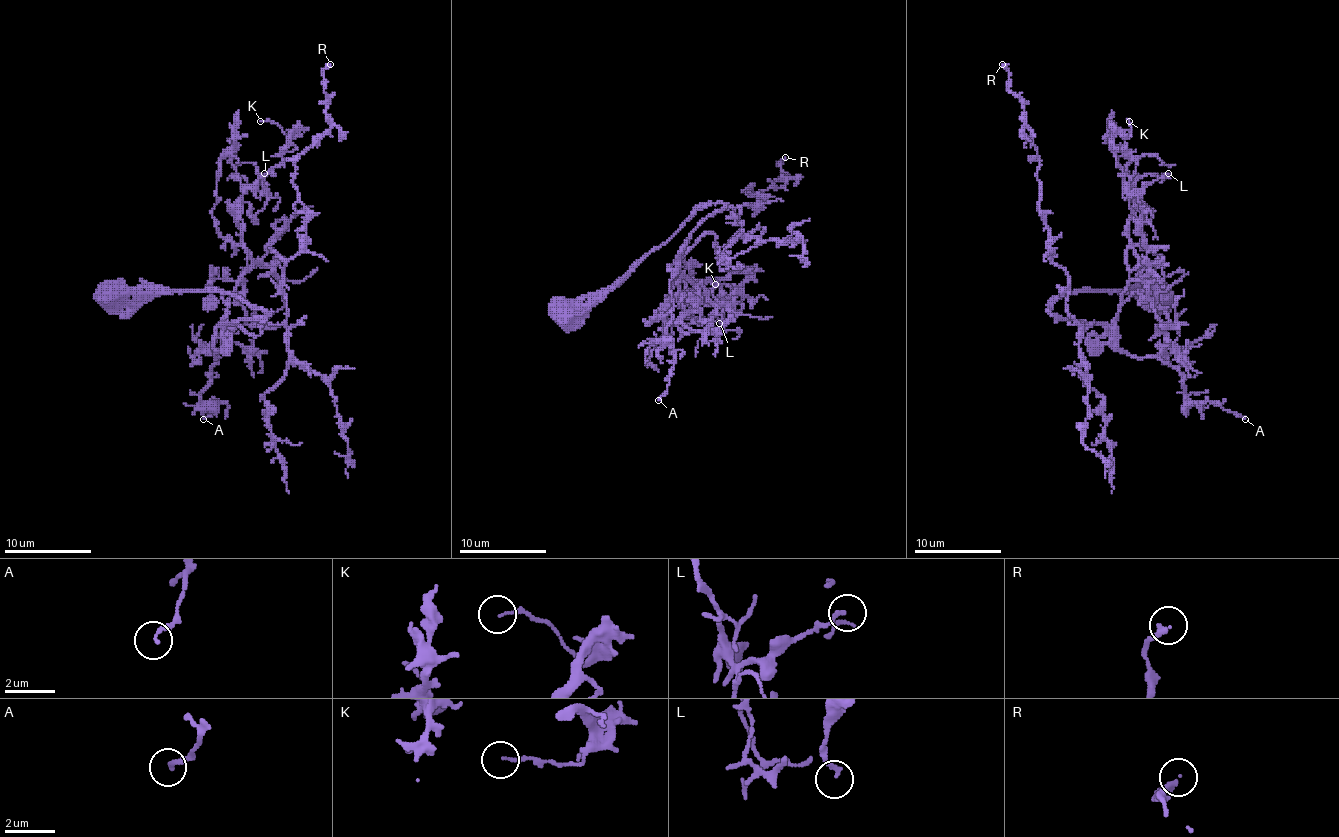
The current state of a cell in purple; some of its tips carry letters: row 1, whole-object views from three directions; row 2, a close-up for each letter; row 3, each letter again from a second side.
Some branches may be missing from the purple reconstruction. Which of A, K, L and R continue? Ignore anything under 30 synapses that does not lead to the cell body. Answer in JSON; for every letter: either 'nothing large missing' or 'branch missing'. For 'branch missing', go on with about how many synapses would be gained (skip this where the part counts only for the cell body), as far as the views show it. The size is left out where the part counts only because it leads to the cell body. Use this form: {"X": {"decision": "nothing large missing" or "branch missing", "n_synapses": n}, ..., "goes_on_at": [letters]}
{"A": {"decision": "nothing large missing"}, "K": {"decision": "nothing large missing"}, "L": {"decision": "nothing large missing"}, "R": {"decision": "nothing large missing"}, "goes_on_at": []}

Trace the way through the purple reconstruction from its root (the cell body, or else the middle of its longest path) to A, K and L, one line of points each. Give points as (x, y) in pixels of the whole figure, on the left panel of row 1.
A: (111, 298), (229, 292), (269, 314), (223, 329), (210, 386), (201, 394), (219, 401), (203, 419)
K: (111, 298), (229, 292), (269, 314), (223, 338), (247, 265), (240, 198), (291, 134), (260, 121)
L: (111, 298), (229, 292), (269, 314), (229, 322), (223, 338), (247, 265), (240, 198), (264, 191), (264, 173)

